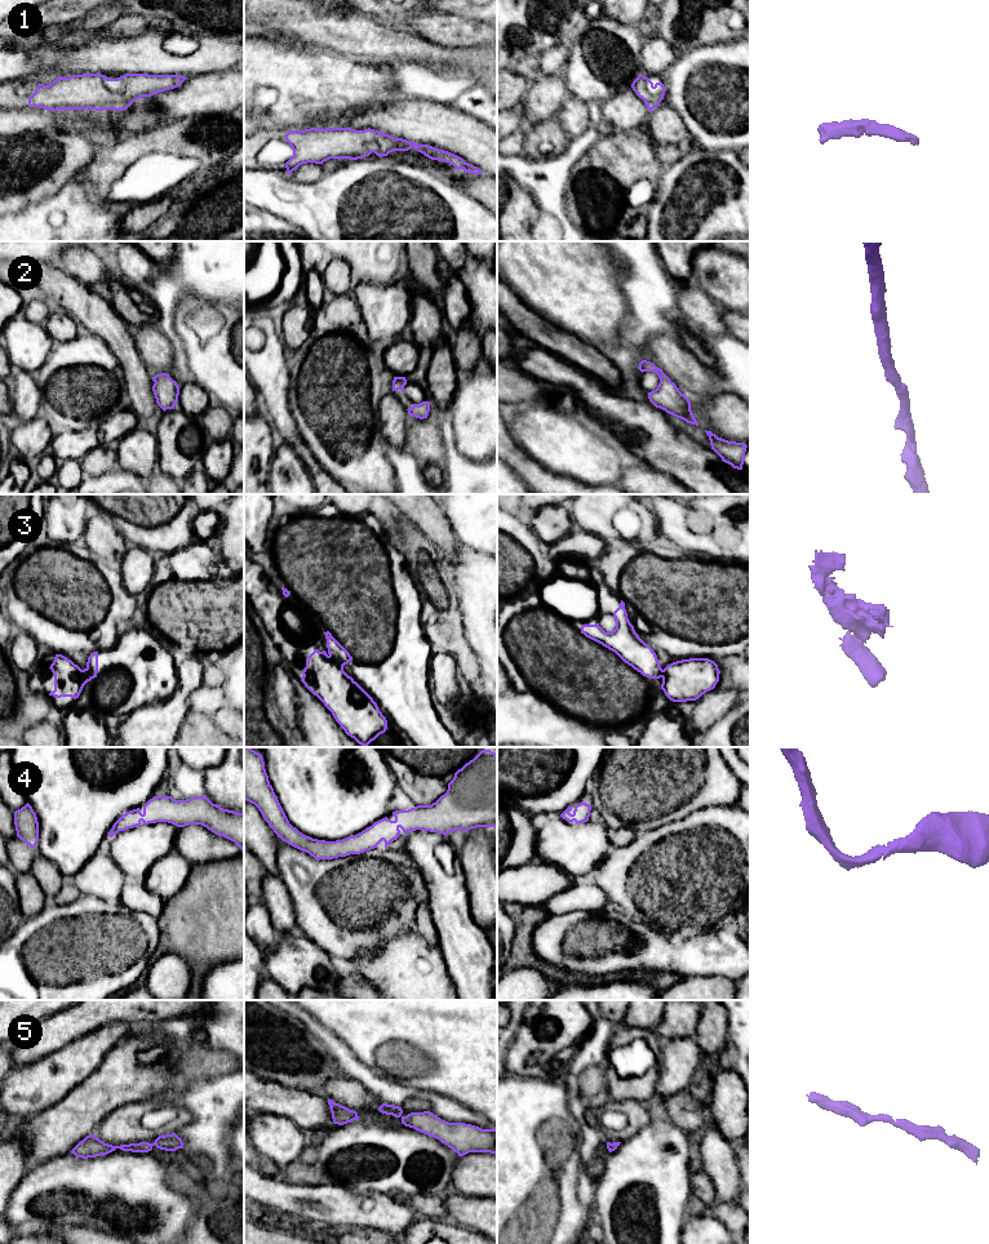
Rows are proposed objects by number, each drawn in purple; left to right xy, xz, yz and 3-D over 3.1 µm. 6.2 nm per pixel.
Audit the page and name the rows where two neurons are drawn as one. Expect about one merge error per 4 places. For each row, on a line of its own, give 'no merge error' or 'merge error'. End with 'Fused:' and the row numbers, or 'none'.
1: no merge error
2: no merge error
3: merge error
4: no merge error
5: no merge error
Fused: 3

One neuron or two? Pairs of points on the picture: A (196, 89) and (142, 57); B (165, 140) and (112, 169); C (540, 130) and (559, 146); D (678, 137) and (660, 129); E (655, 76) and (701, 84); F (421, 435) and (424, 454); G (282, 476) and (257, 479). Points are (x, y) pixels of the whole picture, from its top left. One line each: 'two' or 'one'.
A: two
B: one
C: one
D: one
E: two
F: one
G: two

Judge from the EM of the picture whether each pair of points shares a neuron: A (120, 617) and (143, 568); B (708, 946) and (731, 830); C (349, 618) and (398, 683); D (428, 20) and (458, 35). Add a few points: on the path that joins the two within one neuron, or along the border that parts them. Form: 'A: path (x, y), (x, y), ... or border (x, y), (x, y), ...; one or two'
A: border (120, 565), (123, 585), (134, 595); two
B: border (714, 928), (703, 932); two
C: path (362, 634), (368, 645), (384, 661), (385, 667); one
D: path (435, 26), (451, 30); one

